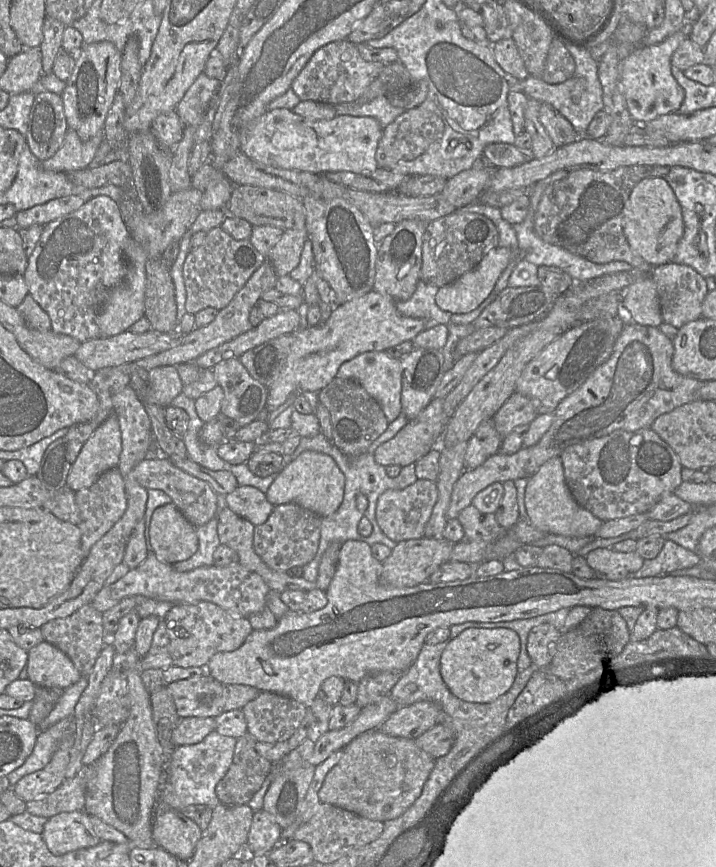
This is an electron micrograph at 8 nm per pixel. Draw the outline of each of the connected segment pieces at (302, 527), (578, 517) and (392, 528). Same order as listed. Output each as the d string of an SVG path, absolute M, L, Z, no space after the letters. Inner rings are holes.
M296 503L277 505L266 522L254 527L254 550L274 570L287 572L293 567L303 567L318 551L321 521L322 517Z
M560 457L547 460L528 478L525 492L527 518L537 529L547 533L570 537L594 536L604 521L581 507L566 484Z
M417 479L401 490L387 490L382 493L376 504L375 517L381 531L396 543L424 537L425 526L438 500L436 482Z

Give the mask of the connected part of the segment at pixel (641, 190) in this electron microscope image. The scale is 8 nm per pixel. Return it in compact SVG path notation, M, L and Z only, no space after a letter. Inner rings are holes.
M645 178L633 188L625 208L623 232L632 251L650 266L672 261L684 234L684 223L681 206L664 178Z

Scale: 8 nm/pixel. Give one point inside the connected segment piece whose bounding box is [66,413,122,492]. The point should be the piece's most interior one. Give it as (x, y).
(101, 452)

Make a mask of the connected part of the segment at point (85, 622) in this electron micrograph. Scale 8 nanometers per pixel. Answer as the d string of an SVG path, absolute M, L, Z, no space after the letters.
M91 603L83 605L69 616L53 619L41 627L44 640L64 652L83 677L88 677L102 649L109 642L103 626L103 613Z

